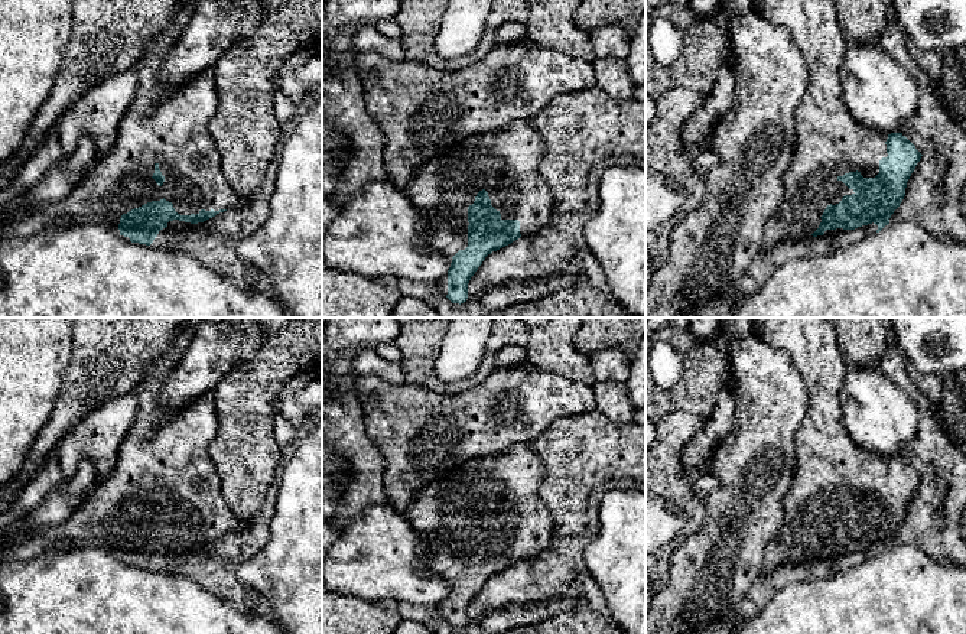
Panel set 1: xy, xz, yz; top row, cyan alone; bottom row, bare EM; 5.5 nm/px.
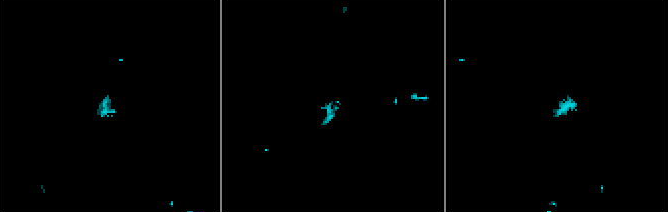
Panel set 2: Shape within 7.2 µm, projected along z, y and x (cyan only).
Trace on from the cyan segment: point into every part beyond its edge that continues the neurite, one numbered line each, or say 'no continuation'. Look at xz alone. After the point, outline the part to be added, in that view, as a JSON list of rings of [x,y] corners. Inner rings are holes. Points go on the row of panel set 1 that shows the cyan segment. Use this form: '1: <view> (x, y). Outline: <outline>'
1: xz (507, 163). Outline: [[[520,118],[502,130],[479,133],[456,143],[426,162],[403,188],[420,212],[426,235],[423,246],[446,257],[468,247],[468,207],[485,189],[501,220],[518,220],[521,237],[533,235],[553,217],[553,194],[541,175],[546,146],[528,118]]]

